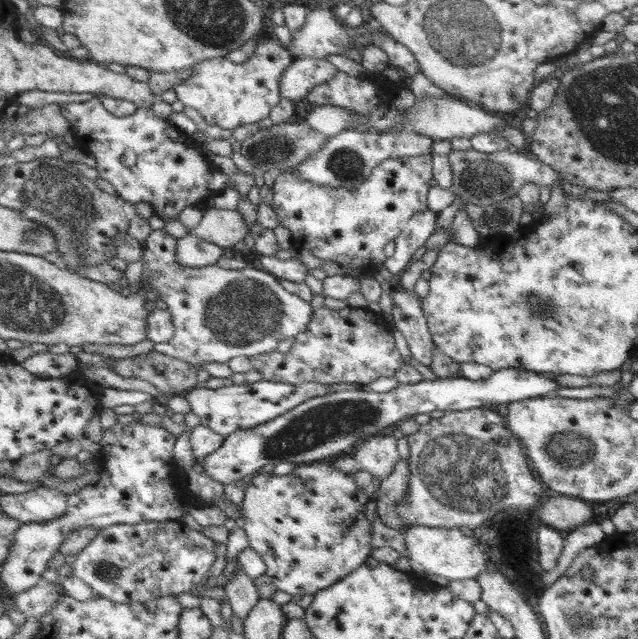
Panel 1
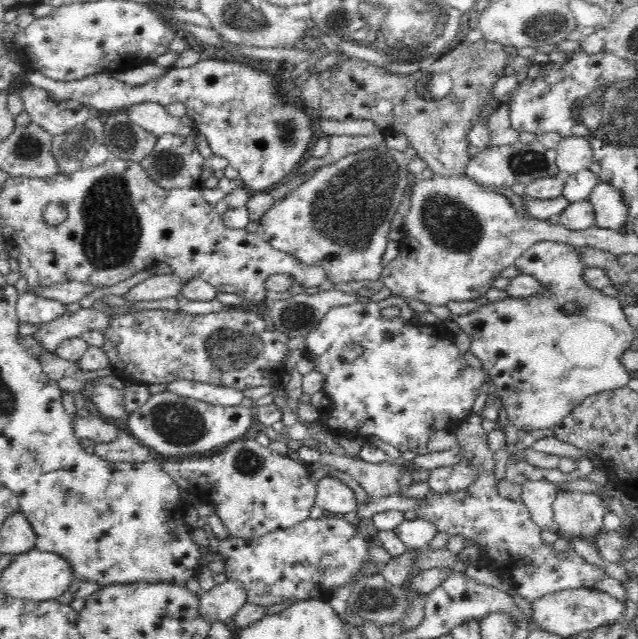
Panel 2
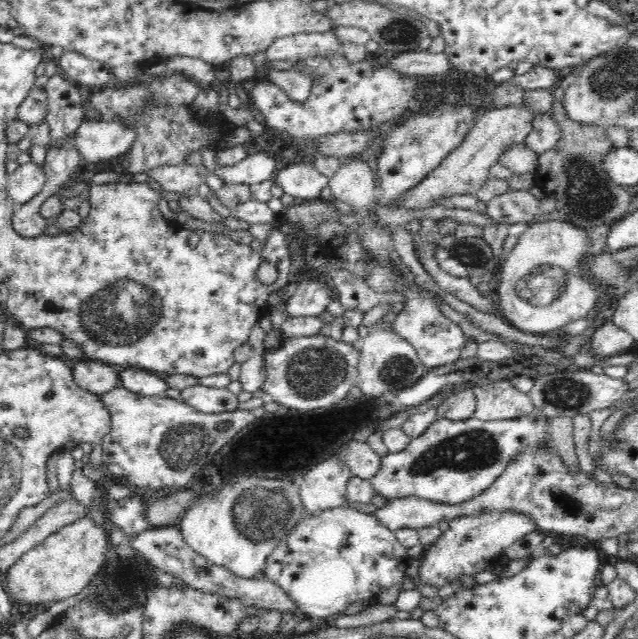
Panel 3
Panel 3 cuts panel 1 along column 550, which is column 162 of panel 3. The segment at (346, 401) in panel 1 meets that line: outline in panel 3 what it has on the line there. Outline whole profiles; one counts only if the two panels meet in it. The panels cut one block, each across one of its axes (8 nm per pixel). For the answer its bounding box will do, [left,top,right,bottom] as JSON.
[120,367,171,397]

